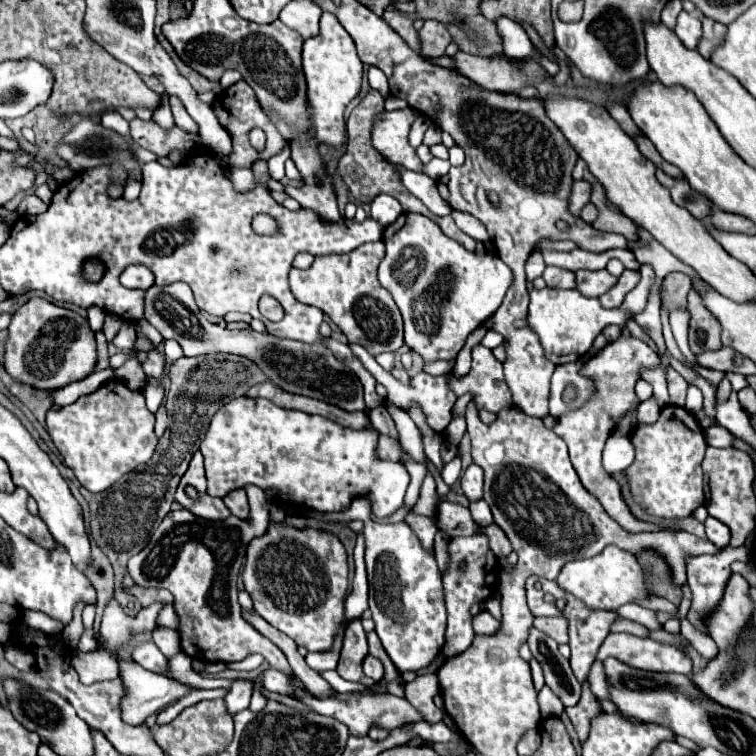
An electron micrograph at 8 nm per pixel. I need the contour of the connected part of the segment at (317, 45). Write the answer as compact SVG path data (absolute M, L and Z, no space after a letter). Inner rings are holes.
M323 12L321 16L319 36L309 38L303 44L303 72L307 78L307 96L313 110L311 122L315 126L315 138L317 142L325 142L333 148L339 148L345 140L343 112L347 104L359 94L363 62L357 58L357 48L353 46L353 40L349 38L347 30L329 12Z

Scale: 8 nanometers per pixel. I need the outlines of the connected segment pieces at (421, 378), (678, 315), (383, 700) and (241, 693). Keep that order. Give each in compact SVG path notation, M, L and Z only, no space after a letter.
M349 344L349 346L351 346L351 350L357 354L357 358L363 362L363 366L377 378L377 382L383 384L383 386L387 388L387 398L385 398L385 402L389 402L389 404L393 404L393 406L397 406L397 408L401 408L401 410L405 410L405 412L407 412L411 406L419 406L421 412L425 414L425 422L427 422L427 426L429 426L431 430L439 432L439 434L445 432L447 424L451 422L451 410L453 410L453 406L455 406L455 400L457 400L455 392L453 392L451 386L449 386L449 374L453 374L455 360L449 362L451 370L449 370L447 374L443 374L443 376L433 378L433 376L421 372L421 374L413 376L413 378L409 380L409 384L401 384L399 380L395 380L395 378L391 376L391 372L383 370L383 368L375 362L375 358L369 356L369 352L367 352L363 346L357 346L357 344Z
M675 310L675 312L671 312L669 322L671 322L671 330L673 330L673 336L675 336L675 342L677 342L681 354L683 354L686 359L684 365L694 369L694 364L696 362L695 355L693 355L689 348L689 344L687 344L689 312L687 312L687 310Z
M351 694L347 700L335 700L335 698L327 698L327 700L315 700L315 698L309 698L305 696L303 702L323 714L323 716L331 716L343 724L349 726L349 732L353 736L361 736L361 734L367 734L369 726L375 724L375 726L381 726L381 728L387 728L387 730L395 730L395 728L401 728L401 726L407 726L407 724L413 724L413 722L419 722L423 720L421 712L415 710L405 698L397 698L397 696L391 696L391 694Z
M239 678L231 684L227 696L225 696L225 704L227 704L227 710L231 714L239 712L239 710L245 710L249 706L249 700L251 700L251 694L253 694L253 680L247 680L247 678Z

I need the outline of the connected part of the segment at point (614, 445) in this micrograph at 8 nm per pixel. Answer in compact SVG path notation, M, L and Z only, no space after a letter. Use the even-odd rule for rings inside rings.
M611 436L603 450L605 470L627 470L633 464L635 448L629 436Z

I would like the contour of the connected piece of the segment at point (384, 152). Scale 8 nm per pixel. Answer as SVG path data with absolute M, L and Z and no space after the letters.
M415 108L381 112L375 116L371 130L372 145L381 152L381 156L397 166L419 172L423 162L419 160L415 148L409 144L409 130L419 112Z

